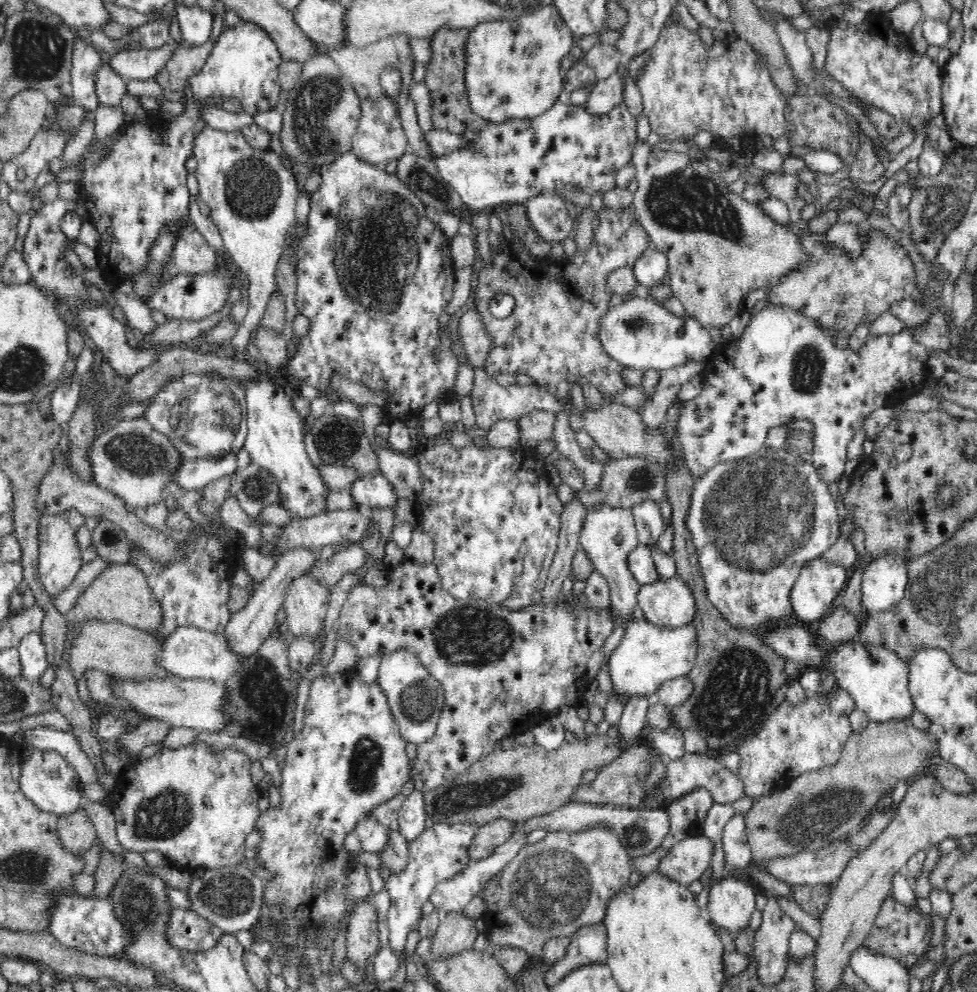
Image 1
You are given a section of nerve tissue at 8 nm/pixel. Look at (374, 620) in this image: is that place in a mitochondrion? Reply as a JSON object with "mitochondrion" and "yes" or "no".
{"mitochondrion":"no"}

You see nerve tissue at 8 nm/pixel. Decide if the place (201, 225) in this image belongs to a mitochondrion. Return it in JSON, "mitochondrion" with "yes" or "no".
{"mitochondrion":"no"}

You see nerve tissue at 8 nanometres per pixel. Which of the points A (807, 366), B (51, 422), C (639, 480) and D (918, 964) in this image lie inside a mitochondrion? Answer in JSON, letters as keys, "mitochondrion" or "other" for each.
{"A":"mitochondrion","B":"other","C":"mitochondrion","D":"other"}

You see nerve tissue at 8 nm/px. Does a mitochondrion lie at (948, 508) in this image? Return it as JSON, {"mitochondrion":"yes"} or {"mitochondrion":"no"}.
{"mitochondrion":"yes"}

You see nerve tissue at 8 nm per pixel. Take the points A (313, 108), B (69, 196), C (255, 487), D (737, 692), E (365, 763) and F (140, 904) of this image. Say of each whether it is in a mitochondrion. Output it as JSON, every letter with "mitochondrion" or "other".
{"A":"mitochondrion","B":"other","C":"mitochondrion","D":"mitochondrion","E":"mitochondrion","F":"mitochondrion"}

